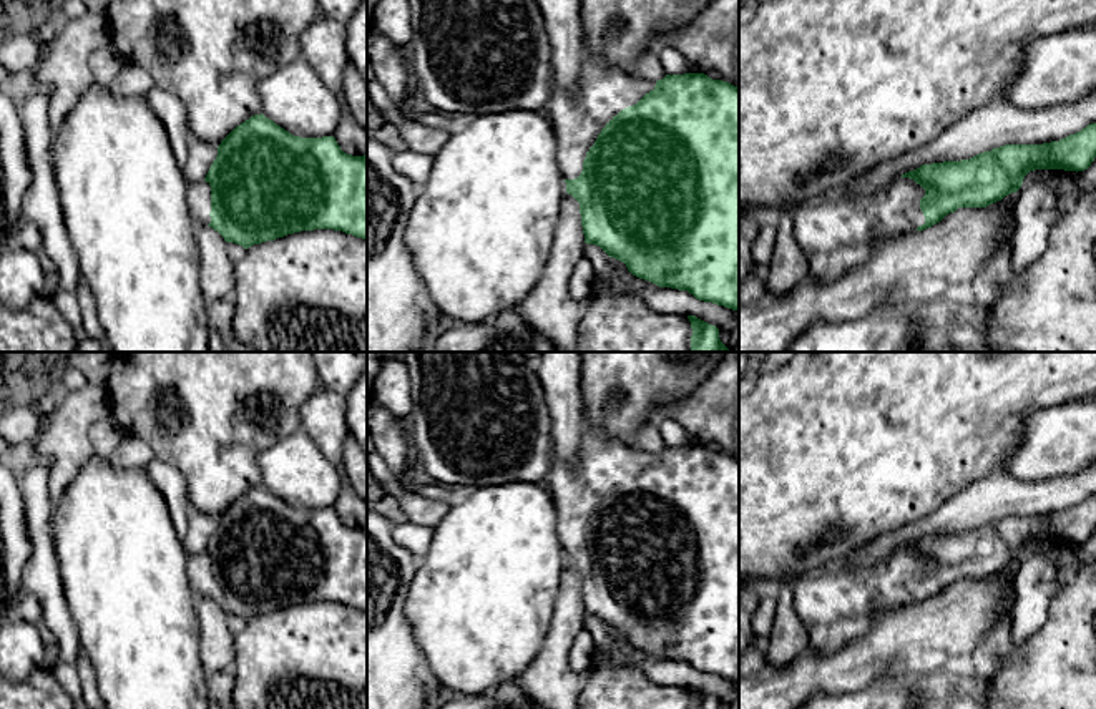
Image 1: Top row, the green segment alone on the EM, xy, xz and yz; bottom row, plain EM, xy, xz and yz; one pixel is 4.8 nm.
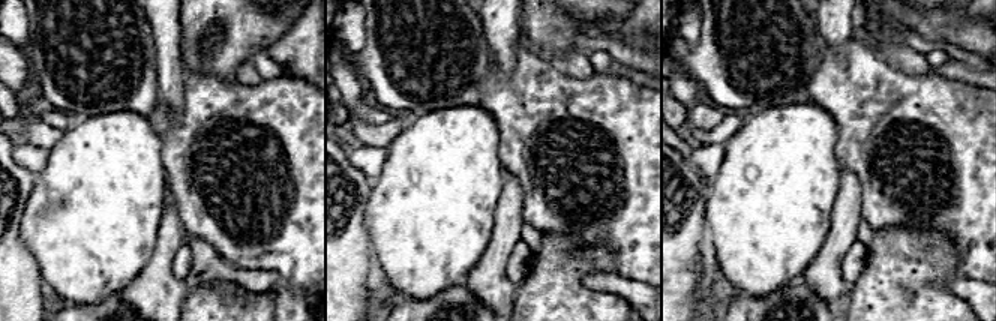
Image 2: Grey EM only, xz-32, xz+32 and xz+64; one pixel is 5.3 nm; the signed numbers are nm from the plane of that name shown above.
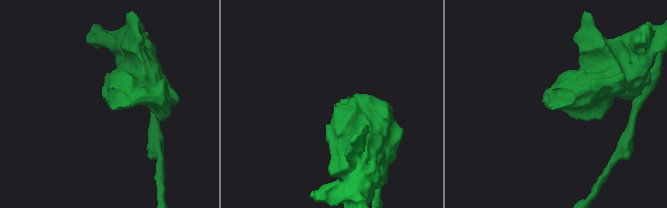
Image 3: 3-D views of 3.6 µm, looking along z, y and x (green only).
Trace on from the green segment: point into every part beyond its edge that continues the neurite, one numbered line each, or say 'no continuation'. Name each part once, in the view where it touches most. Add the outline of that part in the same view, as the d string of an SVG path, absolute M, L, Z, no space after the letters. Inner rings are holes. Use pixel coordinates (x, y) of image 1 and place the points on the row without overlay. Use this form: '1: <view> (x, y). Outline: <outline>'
1: xz (603, 462). Outline: M585 422L575 468L561 462L551 450L545 487L555 500L558 540L565 551L581 546L586 525L601 501L654 458L656 453L628 445L599 428L590 428Z

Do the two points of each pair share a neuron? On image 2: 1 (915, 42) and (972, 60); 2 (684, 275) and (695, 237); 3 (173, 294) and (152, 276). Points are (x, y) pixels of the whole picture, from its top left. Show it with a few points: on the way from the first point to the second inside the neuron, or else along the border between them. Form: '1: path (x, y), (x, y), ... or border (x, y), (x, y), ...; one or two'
1: path (929, 45), (944, 45), (959, 54); one
2: path (684, 266), (686, 246); one
3: path (168, 293), (156, 281); one

